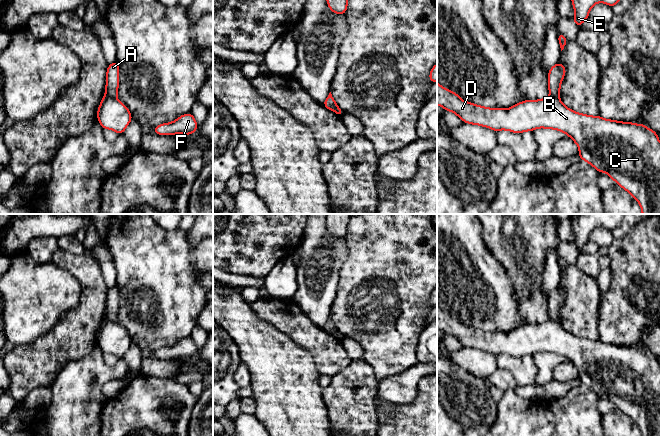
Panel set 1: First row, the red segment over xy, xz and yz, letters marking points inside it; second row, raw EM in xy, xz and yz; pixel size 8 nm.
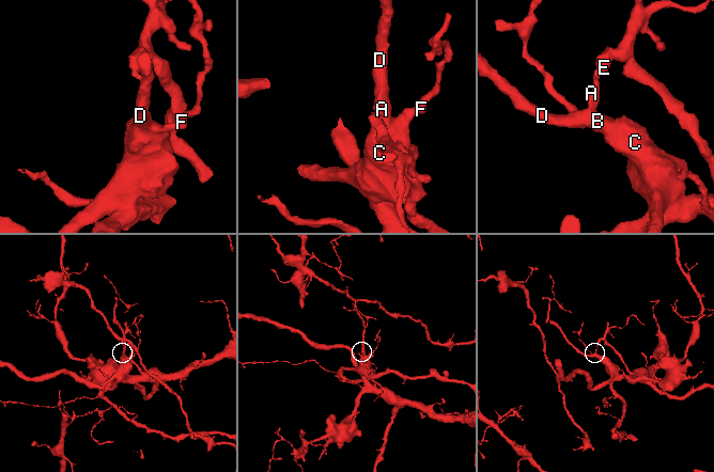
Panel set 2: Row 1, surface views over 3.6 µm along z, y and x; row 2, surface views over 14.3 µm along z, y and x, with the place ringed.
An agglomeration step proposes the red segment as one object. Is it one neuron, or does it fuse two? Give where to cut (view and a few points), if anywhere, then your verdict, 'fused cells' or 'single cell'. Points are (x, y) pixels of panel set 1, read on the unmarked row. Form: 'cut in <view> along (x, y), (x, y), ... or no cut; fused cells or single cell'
cut in xy along (106, 319), (115, 322); fused cells

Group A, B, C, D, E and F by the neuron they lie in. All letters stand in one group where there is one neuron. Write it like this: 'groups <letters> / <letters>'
groups A E / B C D F

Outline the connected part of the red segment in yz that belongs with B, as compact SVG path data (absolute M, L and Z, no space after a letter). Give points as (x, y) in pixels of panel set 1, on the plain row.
M437 306L437 329L455 337L464 347L488 351L492 354L508 354L514 357L533 355L537 352L555 353L567 358L578 370L579 381L598 396L605 396L618 410L624 412L639 427L642 436L661 436L661 367L658 358L644 348L620 346L575 336L566 331L559 321L549 320L540 324L524 324L508 333L487 332L462 324L457 317Z

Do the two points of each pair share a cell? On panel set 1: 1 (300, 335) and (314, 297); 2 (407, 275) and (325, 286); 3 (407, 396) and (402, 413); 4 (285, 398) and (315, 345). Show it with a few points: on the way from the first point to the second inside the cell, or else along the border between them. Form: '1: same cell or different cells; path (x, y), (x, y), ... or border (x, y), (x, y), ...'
1: different cells; border (291, 298), (314, 323), (322, 328)
2: different cells; border (344, 262), (339, 272), (338, 290), (331, 307)
3: different cells; border (418, 384), (411, 403), (384, 400)
4: different cells; border (292, 338), (311, 355), (319, 374)

